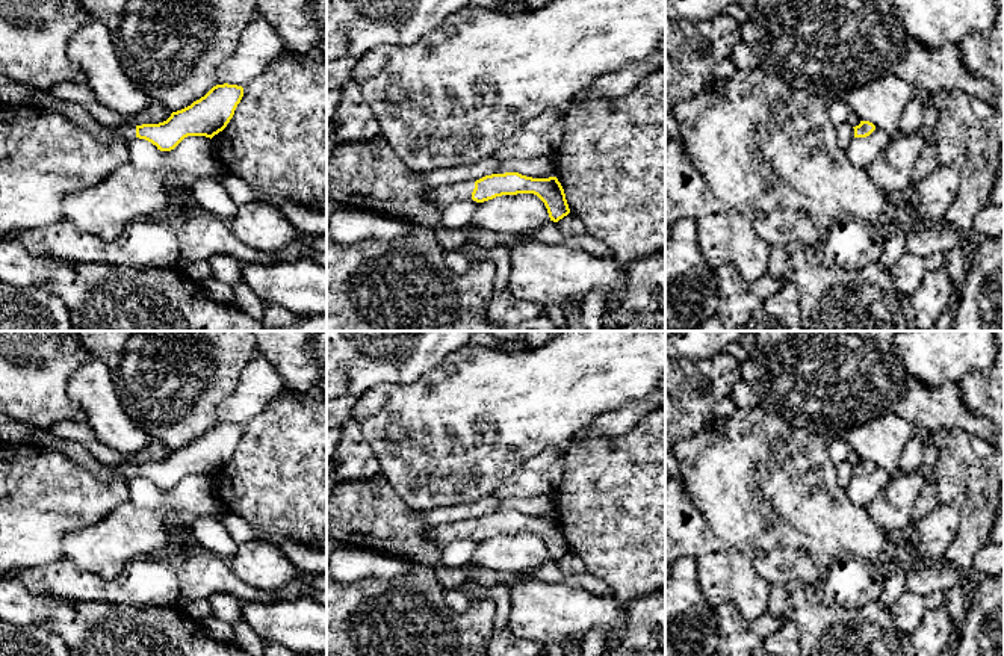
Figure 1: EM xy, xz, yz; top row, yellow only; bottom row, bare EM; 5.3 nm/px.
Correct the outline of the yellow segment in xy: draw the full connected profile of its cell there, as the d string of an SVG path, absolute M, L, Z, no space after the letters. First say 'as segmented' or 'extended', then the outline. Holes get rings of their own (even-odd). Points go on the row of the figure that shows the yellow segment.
extended | M216 85L204 97L191 106L172 112L159 124L132 125L116 128L129 139L145 139L160 151L174 150L187 136L213 138L222 132L234 115L243 97L243 88L237 85Z

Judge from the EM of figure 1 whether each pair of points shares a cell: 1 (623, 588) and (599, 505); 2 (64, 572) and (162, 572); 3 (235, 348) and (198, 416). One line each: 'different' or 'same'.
1: same
2: same
3: same

